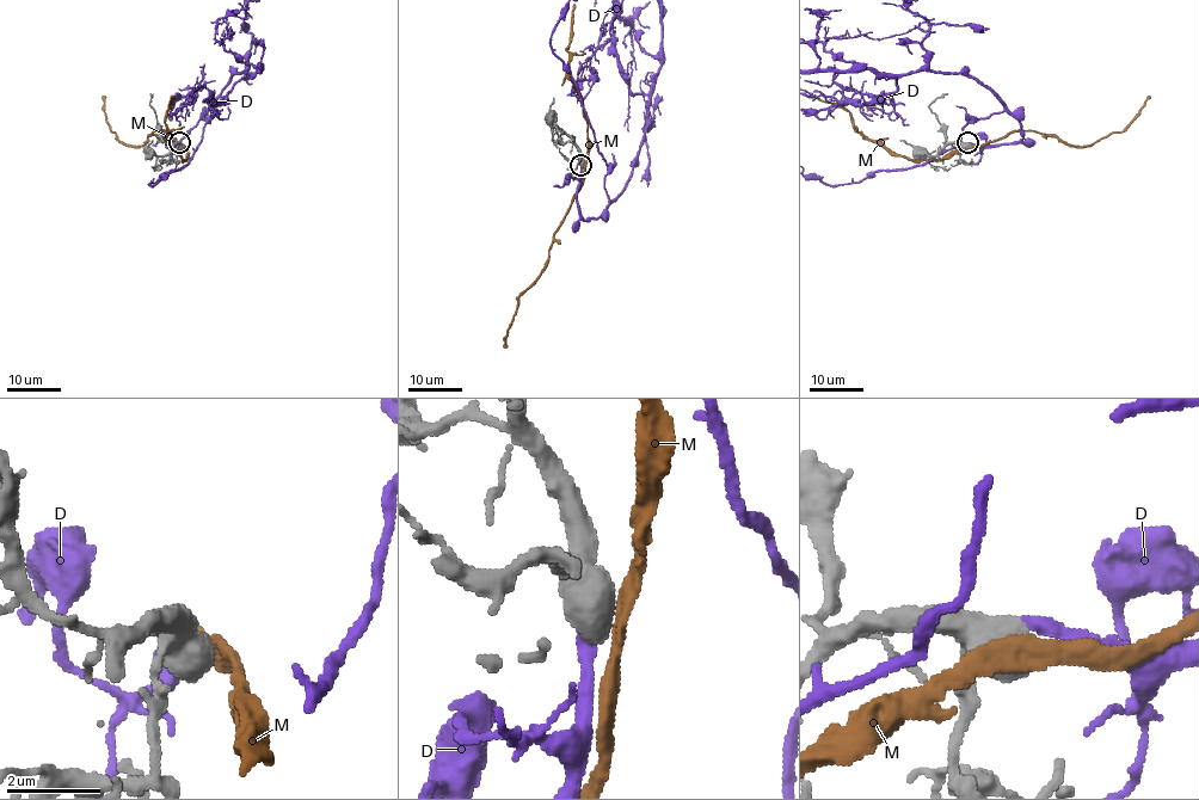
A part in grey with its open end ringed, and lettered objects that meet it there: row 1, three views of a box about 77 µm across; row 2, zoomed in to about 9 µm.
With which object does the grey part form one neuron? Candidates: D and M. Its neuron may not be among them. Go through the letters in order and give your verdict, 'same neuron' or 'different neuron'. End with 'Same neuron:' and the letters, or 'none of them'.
D: same neuron
M: different neuron
Same neuron: D

